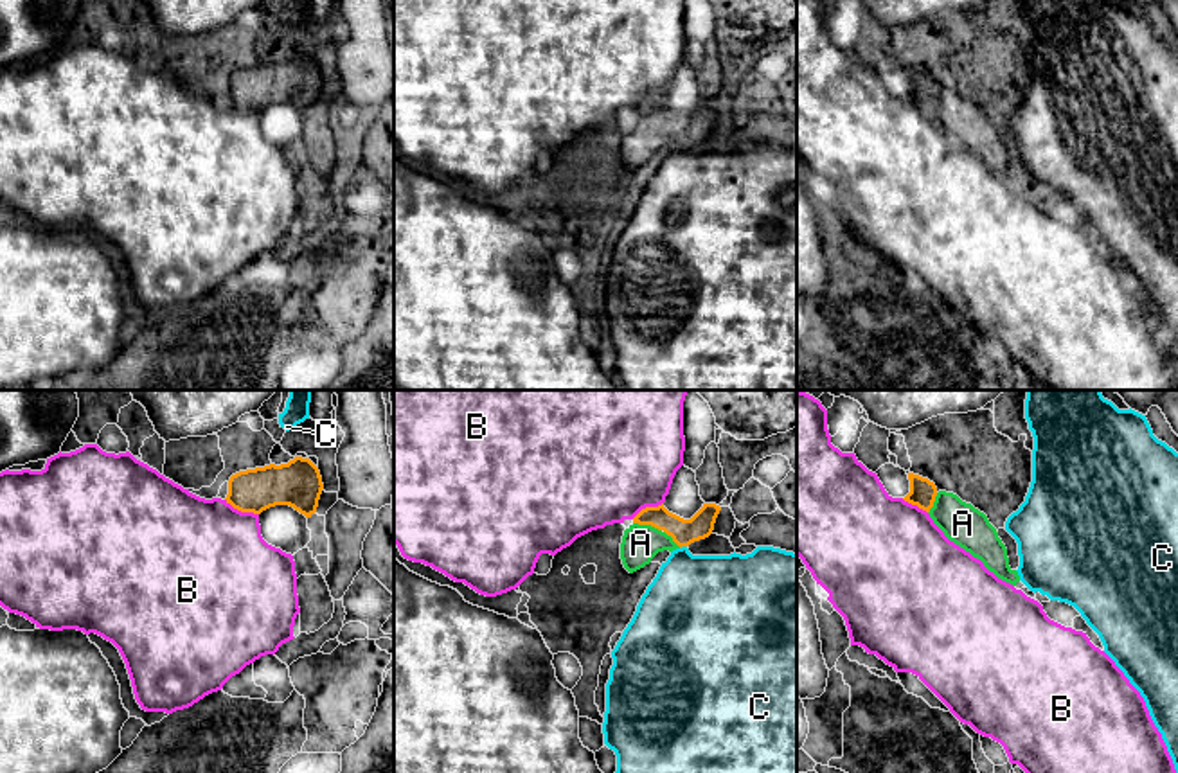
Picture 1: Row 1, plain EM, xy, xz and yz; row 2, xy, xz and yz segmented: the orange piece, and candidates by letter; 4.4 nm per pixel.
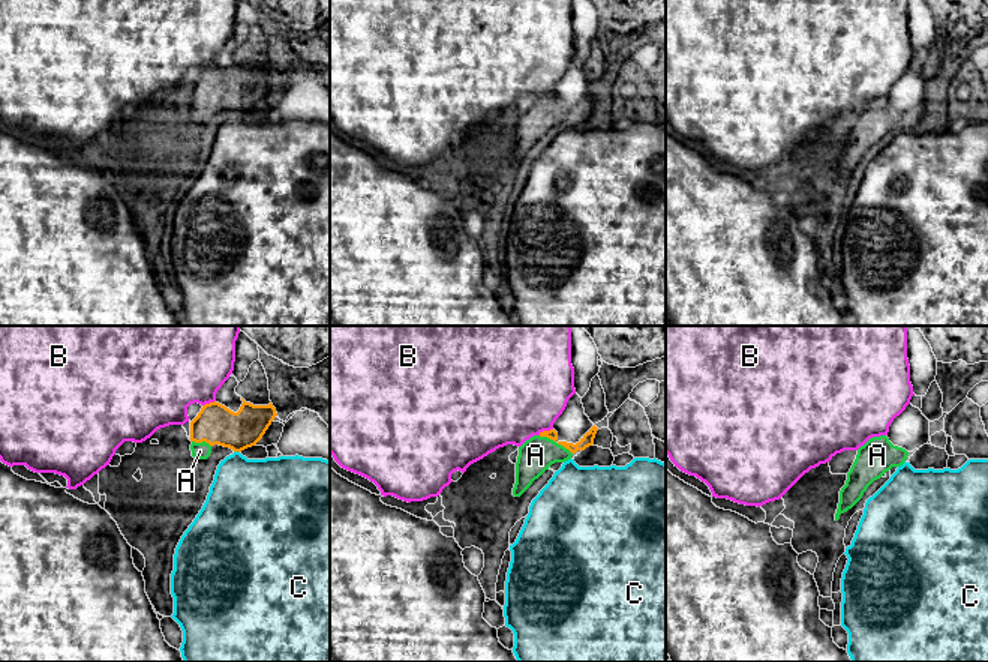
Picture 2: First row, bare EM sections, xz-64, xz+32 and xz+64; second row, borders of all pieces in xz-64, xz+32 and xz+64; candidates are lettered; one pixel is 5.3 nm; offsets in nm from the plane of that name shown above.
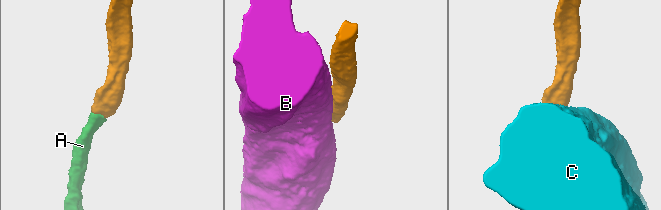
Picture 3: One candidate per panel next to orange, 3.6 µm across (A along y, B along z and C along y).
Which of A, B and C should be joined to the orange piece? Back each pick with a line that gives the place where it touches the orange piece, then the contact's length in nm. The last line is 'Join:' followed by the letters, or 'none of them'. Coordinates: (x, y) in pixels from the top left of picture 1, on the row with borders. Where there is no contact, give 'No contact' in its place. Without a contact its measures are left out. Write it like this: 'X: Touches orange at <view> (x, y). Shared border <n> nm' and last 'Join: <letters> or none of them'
A: Touches orange at xz (648, 524). Shared border 130 nm
Join: A

